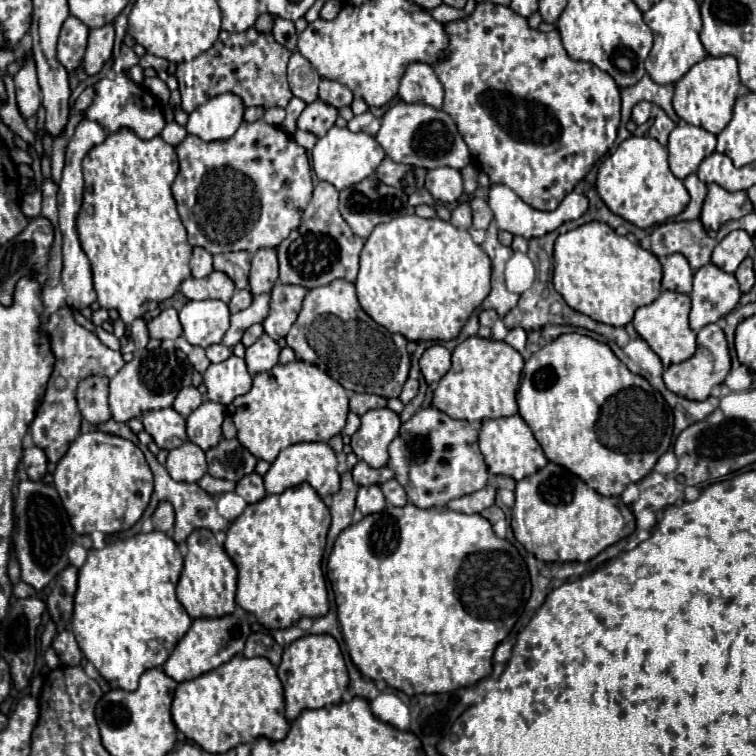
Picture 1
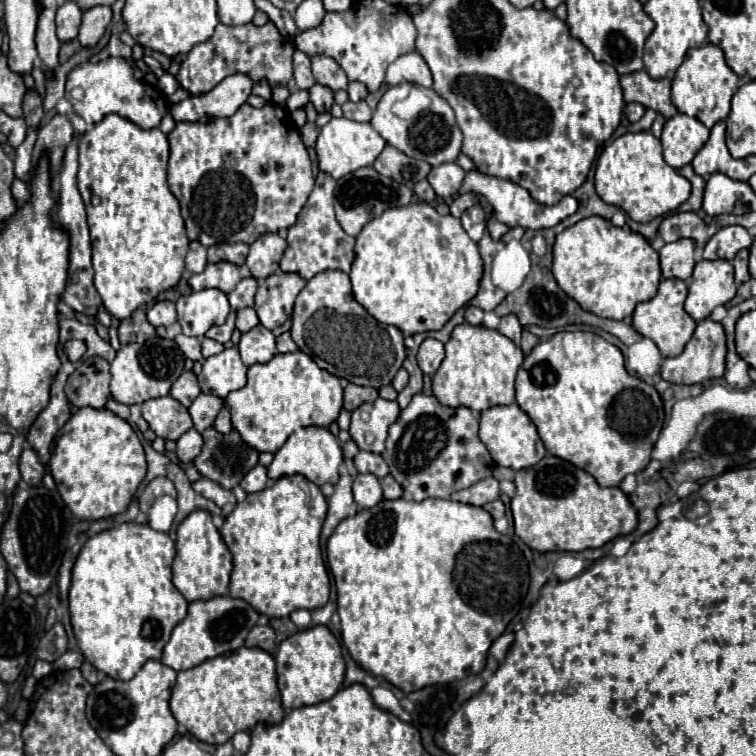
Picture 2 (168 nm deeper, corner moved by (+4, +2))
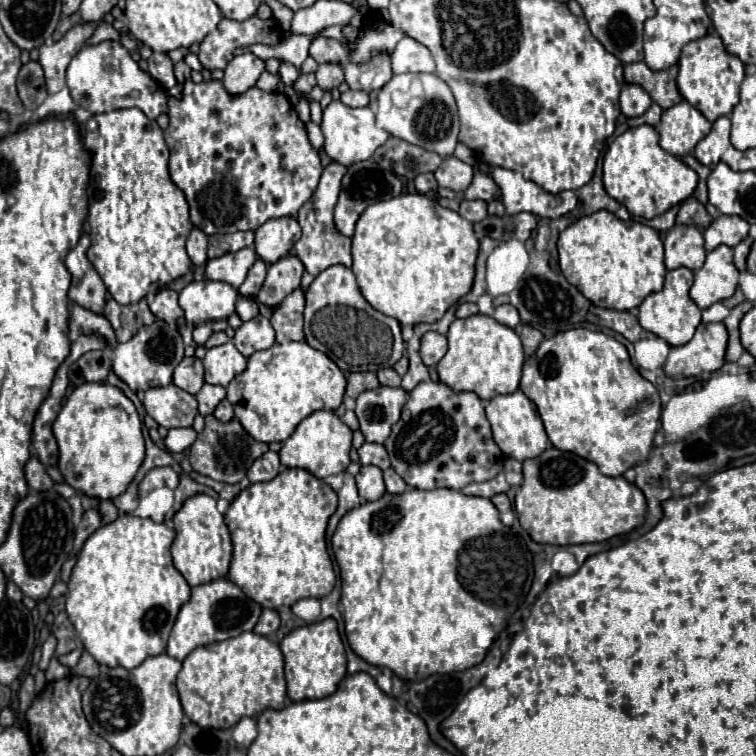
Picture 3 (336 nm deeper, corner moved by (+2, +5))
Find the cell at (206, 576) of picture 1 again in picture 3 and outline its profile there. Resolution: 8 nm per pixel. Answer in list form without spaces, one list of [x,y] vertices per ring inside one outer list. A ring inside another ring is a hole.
[[[198,494],[186,500],[180,512],[174,514],[174,530],[176,530],[176,540],[172,544],[174,566],[190,586],[208,584],[228,574],[228,566],[232,560],[232,542],[230,532],[224,524],[224,516],[216,510],[214,498]]]

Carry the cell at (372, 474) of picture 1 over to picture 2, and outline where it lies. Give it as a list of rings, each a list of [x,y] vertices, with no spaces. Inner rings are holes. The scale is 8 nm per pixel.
[[[360,451],[354,457],[354,465],[360,473],[374,473],[378,479],[388,475],[388,465],[382,459],[382,455],[376,455],[376,453],[370,453],[370,451]]]

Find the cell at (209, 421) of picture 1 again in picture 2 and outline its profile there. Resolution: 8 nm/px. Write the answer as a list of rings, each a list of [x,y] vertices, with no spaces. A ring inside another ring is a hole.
[[[200,393],[188,409],[190,415],[192,415],[192,421],[194,421],[194,429],[202,433],[204,429],[212,427],[212,423],[214,423],[222,405],[224,405],[224,401],[220,397]]]

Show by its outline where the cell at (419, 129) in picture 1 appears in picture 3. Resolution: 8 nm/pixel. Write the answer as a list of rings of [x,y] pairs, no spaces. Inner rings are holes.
[[[422,74],[424,82],[424,98],[414,98],[406,108],[398,108],[392,104],[392,92],[402,88],[402,76],[394,76],[378,94],[378,112],[376,112],[376,126],[386,130],[390,136],[396,136],[400,140],[406,140],[414,146],[426,148],[430,152],[438,152],[438,156],[446,158],[454,154],[454,148],[458,144],[458,112],[456,102],[452,96],[452,90],[434,74]]]

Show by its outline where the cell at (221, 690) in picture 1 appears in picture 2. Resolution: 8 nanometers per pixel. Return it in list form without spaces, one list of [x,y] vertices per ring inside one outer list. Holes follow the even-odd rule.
[[[240,647],[232,653],[218,655],[214,659],[206,659],[200,665],[178,671],[178,681],[172,689],[172,699],[170,699],[170,709],[180,725],[184,725],[196,739],[206,741],[206,743],[226,743],[232,739],[234,733],[238,731],[248,731],[256,723],[270,723],[276,725],[280,719],[284,719],[284,709],[280,701],[280,691],[276,685],[276,661],[270,653],[266,653],[260,647]]]

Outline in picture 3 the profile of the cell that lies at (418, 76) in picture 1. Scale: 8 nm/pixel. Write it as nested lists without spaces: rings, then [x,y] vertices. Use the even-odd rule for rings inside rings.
[[[404,36],[394,54],[392,54],[392,72],[404,74],[404,72],[434,72],[434,60],[430,56],[430,50],[416,42],[410,36]]]

